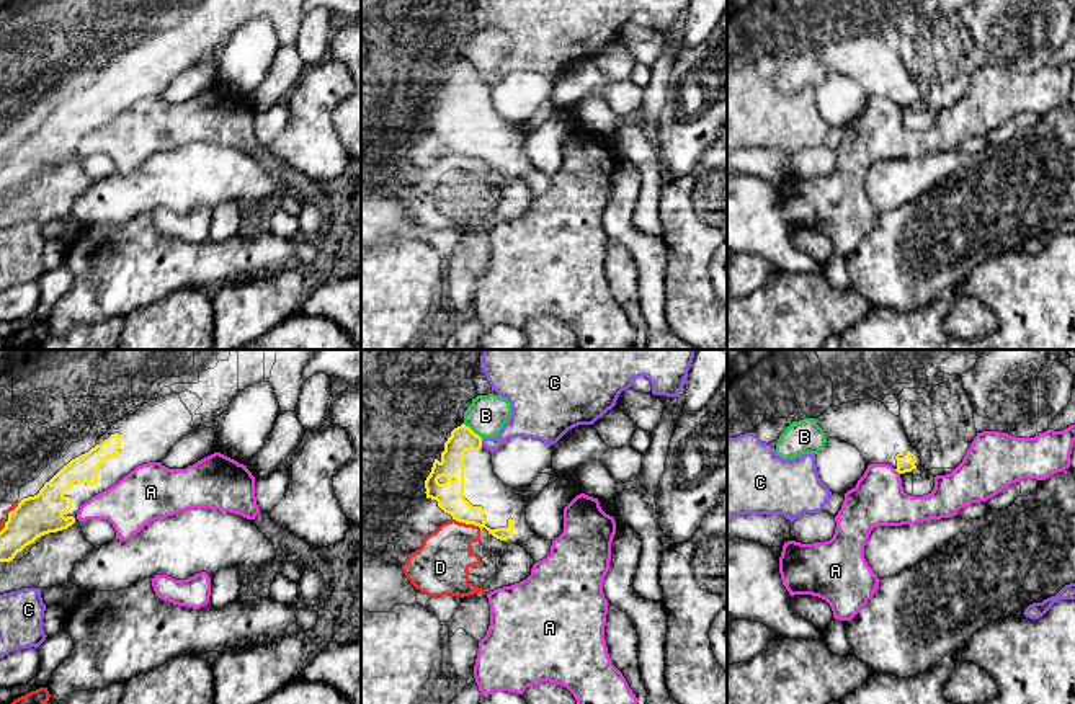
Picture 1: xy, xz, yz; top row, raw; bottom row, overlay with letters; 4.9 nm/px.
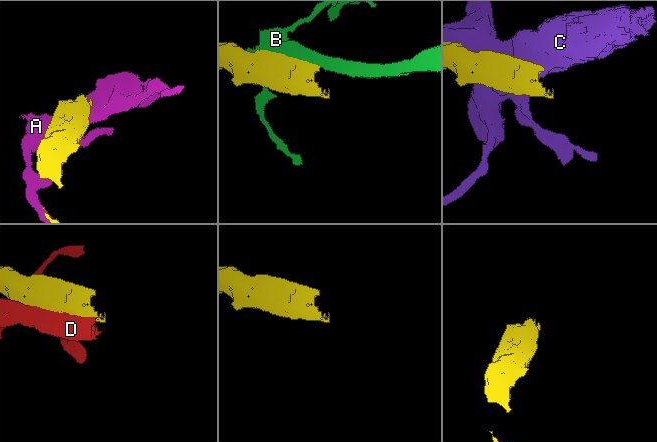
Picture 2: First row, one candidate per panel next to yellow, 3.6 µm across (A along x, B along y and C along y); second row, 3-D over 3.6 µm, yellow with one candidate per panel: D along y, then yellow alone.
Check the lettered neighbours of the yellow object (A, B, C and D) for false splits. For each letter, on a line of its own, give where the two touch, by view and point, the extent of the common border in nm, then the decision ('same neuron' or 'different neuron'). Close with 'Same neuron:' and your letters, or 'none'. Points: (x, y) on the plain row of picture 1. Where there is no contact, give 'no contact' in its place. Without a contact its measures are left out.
A: meets yellow in yz at (897, 105); contact 40 nm long; different neuron
B: meets yellow in xz at (471, 64); contact 130 nm long; different neuron
C: meets yellow in xz at (481, 77); contact 30 nm long; different neuron
D: meets yellow in xz at (466, 157); contact 140 nm long; different neuron
Same neuron: none

